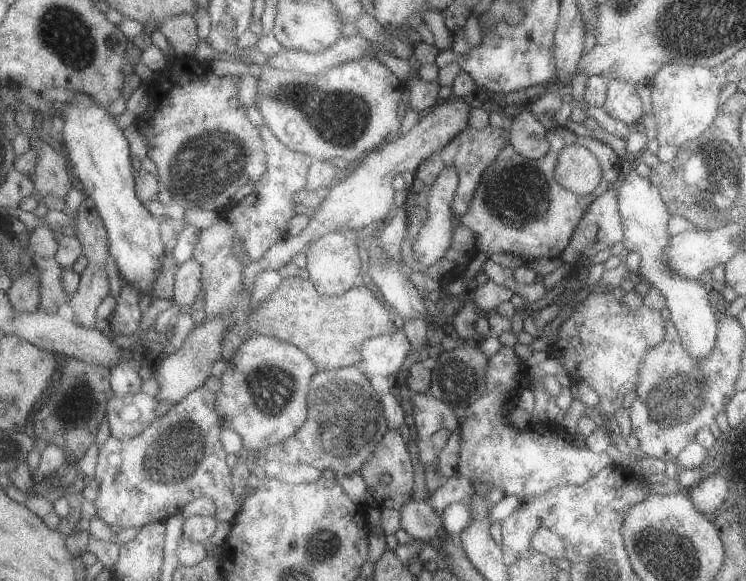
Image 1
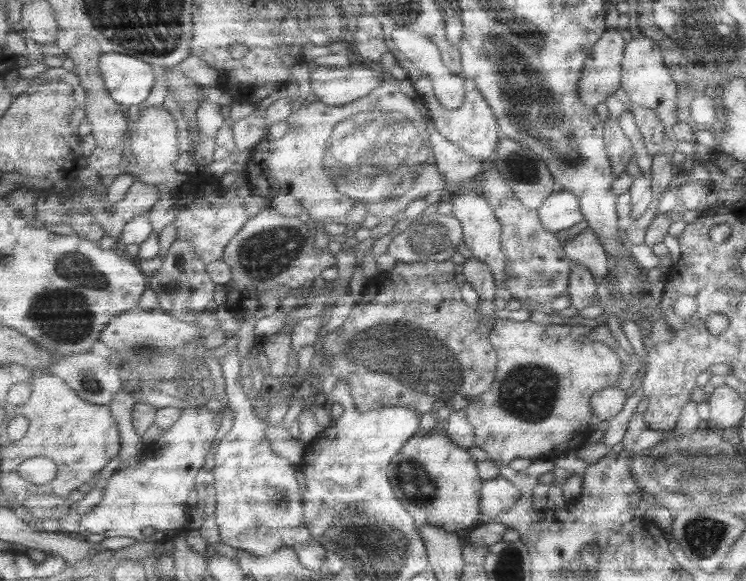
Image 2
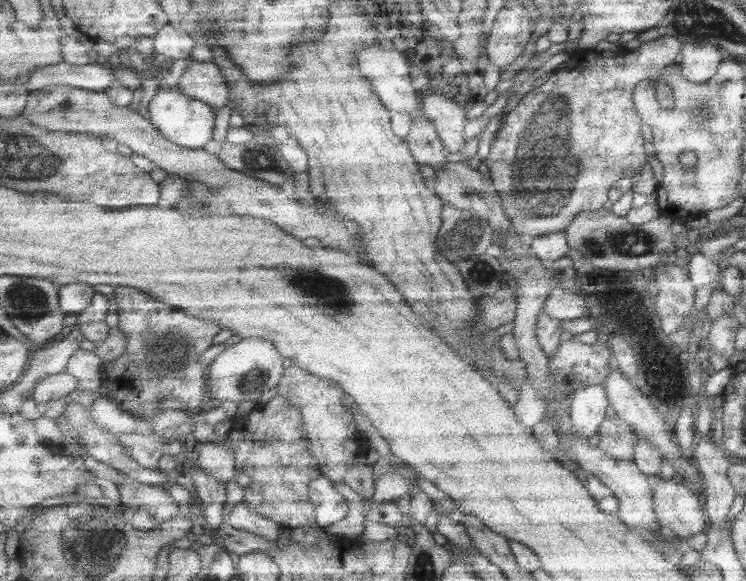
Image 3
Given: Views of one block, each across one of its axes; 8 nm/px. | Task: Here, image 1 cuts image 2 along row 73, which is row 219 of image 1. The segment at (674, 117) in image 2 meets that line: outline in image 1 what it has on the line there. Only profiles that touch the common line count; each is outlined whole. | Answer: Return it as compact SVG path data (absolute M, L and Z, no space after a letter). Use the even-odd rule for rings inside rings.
M631 170L631 174L625 178L623 186L619 188L619 206L623 216L623 228L625 228L625 240L623 246L631 252L637 252L641 256L639 276L641 280L649 282L653 288L659 288L667 298L667 308L671 312L671 320L679 328L681 340L685 350L691 354L693 360L705 362L713 348L715 348L715 314L711 312L711 306L707 302L705 286L701 286L699 280L687 280L679 274L675 274L665 258L665 250L673 236L667 236L669 220L673 218L669 206L665 204L663 190L651 182L651 178L643 178Z

